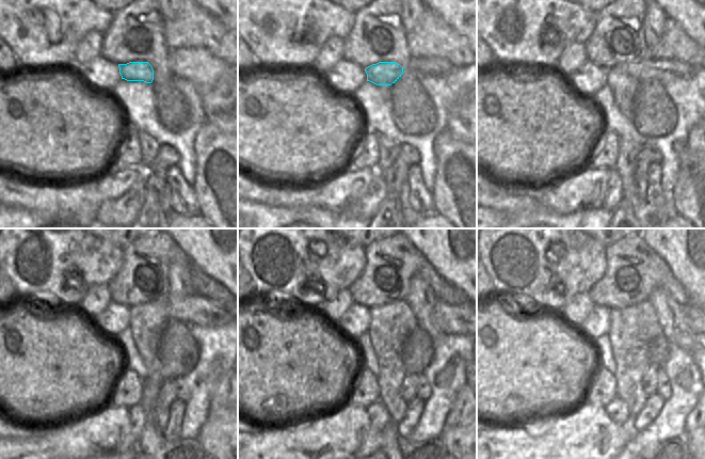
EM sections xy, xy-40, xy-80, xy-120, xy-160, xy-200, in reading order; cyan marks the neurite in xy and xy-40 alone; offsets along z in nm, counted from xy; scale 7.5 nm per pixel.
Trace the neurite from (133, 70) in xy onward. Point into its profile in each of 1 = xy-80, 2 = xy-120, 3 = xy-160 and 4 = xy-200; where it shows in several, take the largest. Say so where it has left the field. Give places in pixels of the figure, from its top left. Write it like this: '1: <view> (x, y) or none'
1: xy-80 (663, 70)
2: xy-120 (195, 310)
3: xy-160 (454, 319)
4: xy-200 (693, 316)

